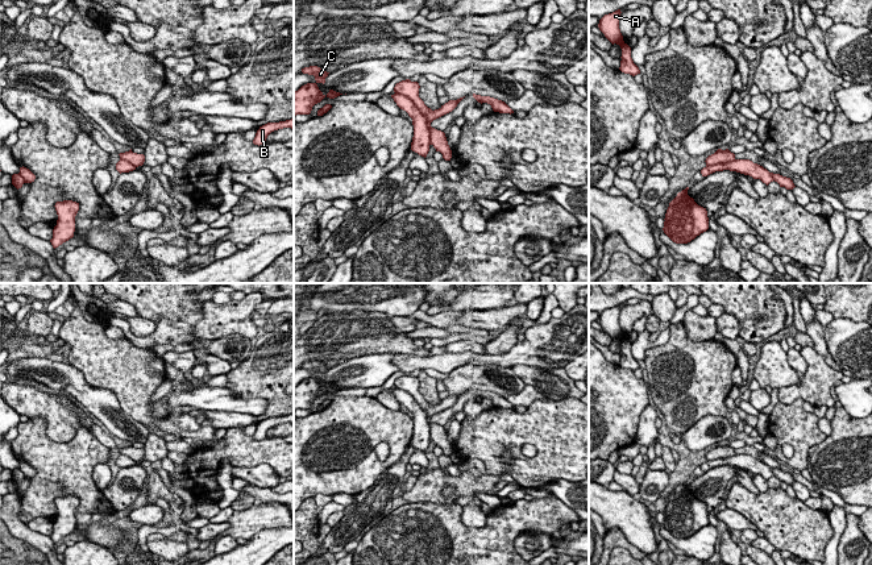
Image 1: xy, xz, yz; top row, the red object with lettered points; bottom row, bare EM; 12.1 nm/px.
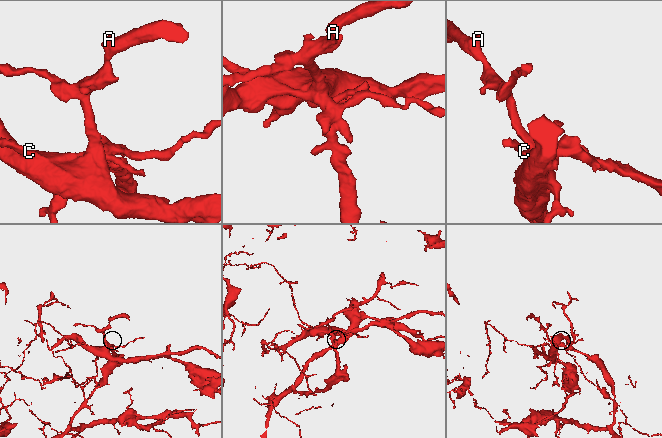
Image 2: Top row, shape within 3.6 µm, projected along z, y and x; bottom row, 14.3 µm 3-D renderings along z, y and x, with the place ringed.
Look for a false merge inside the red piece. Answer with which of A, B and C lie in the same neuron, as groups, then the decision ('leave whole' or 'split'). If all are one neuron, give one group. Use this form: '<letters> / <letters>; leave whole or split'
A B / C; split

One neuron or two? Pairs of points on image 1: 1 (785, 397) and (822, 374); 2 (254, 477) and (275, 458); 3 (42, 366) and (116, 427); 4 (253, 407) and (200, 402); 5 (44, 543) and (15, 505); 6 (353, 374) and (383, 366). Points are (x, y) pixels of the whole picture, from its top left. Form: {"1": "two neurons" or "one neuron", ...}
{"1": "one neuron", "2": "two neurons", "3": "one neuron", "4": "one neuron", "5": "one neuron", "6": "one neuron"}

